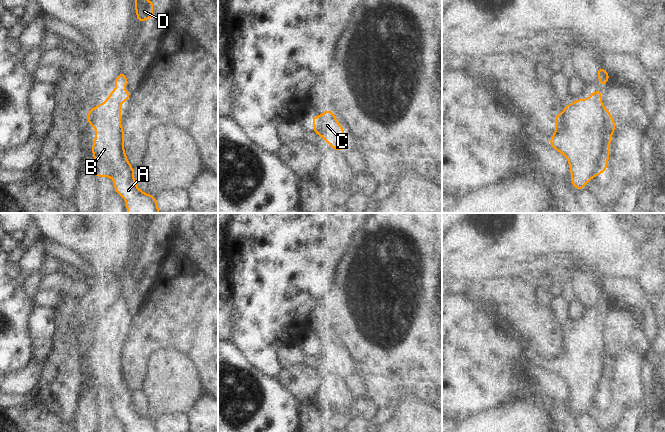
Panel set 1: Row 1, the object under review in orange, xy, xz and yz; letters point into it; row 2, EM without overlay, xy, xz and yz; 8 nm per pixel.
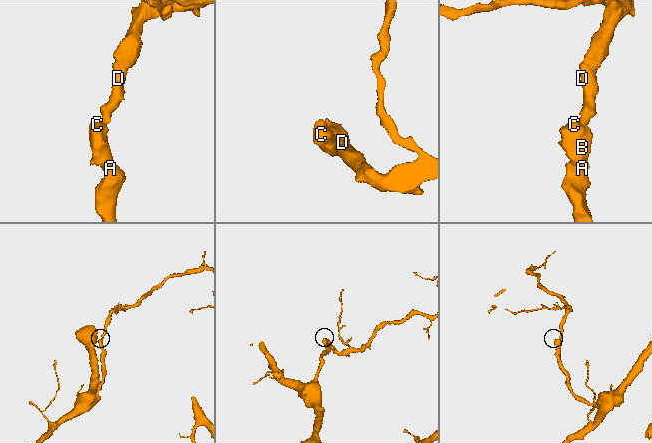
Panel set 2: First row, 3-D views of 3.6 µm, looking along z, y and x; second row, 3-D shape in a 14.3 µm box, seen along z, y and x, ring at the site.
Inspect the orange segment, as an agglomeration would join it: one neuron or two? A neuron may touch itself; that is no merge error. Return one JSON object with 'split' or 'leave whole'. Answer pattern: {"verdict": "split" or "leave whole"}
{"verdict": "leave whole"}

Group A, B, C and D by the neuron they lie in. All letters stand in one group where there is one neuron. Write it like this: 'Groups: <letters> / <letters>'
Groups: A B C D.

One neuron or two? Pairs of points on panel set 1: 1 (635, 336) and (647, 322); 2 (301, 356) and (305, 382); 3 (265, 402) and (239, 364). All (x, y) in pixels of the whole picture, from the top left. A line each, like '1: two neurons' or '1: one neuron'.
1: one neuron
2: two neurons
3: one neuron

